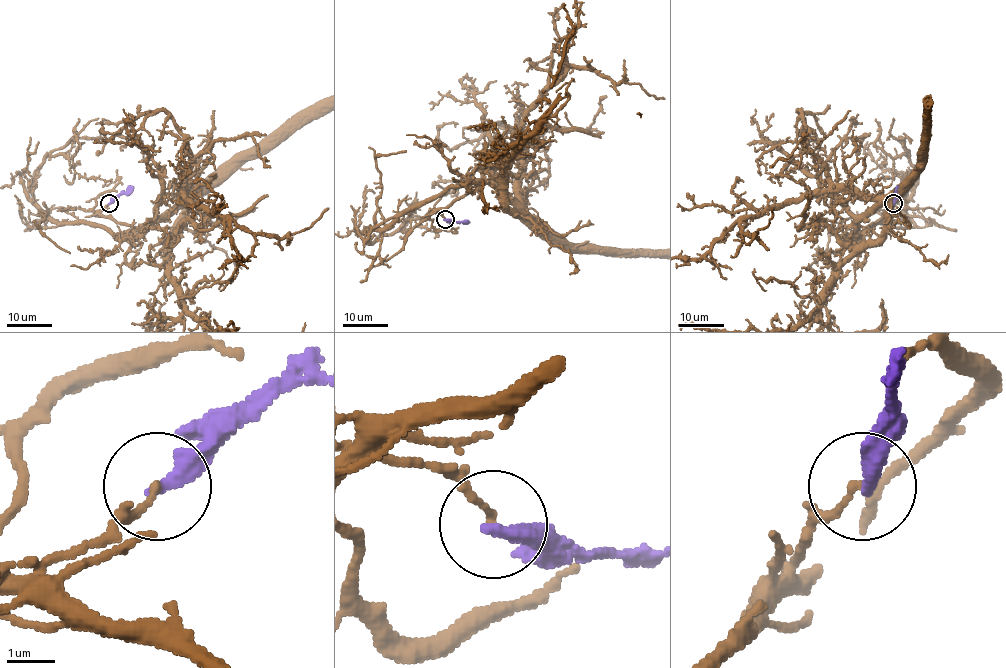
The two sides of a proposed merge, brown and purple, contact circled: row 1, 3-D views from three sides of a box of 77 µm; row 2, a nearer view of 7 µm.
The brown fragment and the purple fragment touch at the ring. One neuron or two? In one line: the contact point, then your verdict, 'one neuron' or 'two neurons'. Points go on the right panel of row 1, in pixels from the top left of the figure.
place (893, 203); two neurons

